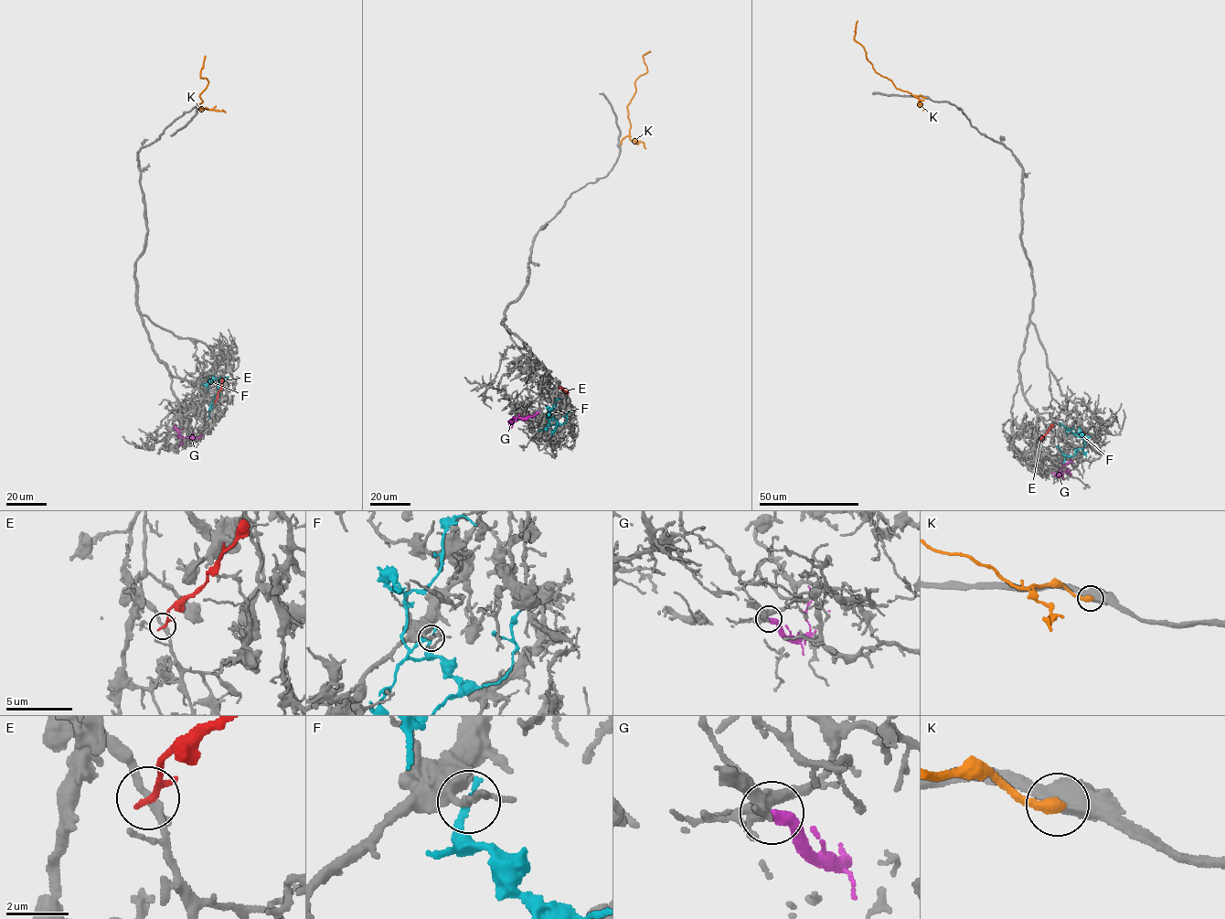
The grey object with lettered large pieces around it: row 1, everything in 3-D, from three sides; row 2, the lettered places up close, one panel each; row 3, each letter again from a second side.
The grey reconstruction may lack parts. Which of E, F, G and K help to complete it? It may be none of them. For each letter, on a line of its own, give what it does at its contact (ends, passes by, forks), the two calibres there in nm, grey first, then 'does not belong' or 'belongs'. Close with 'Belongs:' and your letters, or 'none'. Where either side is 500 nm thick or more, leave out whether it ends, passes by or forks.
E: it ends | 220/240 nm | does not belong
F: it ends | 240/240 nm | does not belong
G: it ends | 400/400 nm | does not belong
K: 500/420 nm | does not belong
Belongs: none

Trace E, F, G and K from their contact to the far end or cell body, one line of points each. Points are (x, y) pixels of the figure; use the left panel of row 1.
E: (215, 401), (221, 379)
F: (213, 375), (219, 379), (219, 392), (214, 402)
G: (202, 434), (197, 437), (181, 436), (176, 427)
K: (199, 109), (207, 109), (201, 110), (197, 105), (203, 101), (200, 94), (208, 81), (200, 78), (205, 56)

